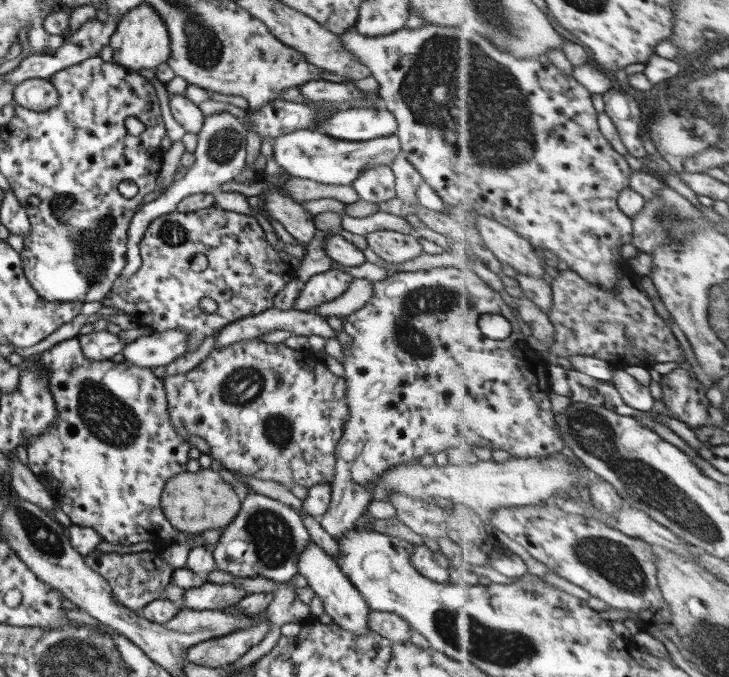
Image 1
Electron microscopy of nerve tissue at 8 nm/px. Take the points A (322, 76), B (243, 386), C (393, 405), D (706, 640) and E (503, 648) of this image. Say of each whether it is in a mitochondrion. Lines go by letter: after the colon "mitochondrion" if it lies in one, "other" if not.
A: other
B: mitochondrion
C: other
D: mitochondrion
E: mitochondrion

